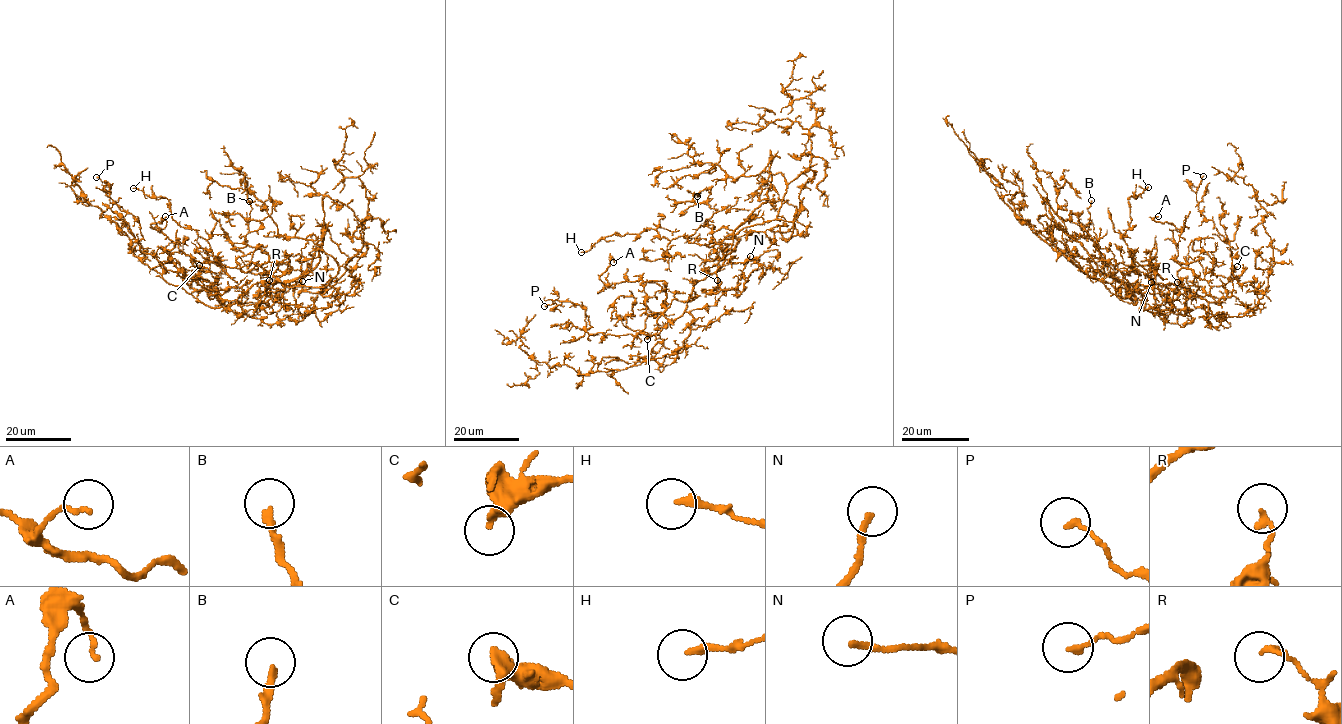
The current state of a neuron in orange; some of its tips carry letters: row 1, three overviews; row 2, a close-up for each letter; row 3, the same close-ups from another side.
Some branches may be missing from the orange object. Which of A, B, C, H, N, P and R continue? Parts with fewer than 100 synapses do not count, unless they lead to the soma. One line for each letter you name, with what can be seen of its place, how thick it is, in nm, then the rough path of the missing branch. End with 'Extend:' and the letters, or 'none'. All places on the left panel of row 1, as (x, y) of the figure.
Extend: none

